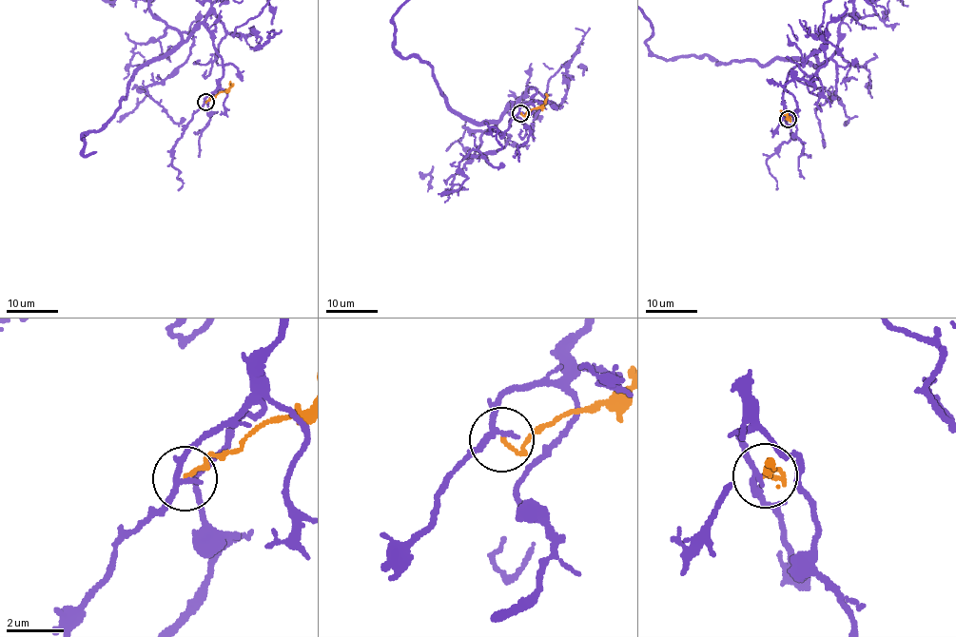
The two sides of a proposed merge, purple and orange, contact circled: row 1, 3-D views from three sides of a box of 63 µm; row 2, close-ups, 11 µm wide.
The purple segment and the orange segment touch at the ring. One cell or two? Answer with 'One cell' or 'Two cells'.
Two cells

